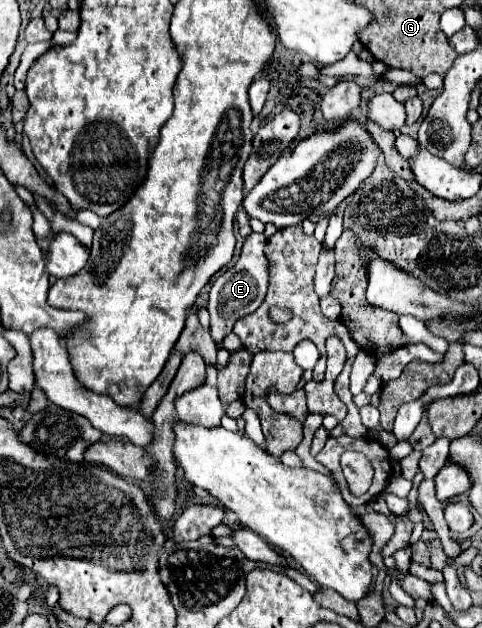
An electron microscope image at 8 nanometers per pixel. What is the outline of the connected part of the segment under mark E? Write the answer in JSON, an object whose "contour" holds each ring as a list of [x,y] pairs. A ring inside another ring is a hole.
{"contour":[[[251,233],[245,243],[239,261],[227,269],[221,277],[215,279],[211,291],[209,291],[209,315],[211,315],[211,337],[219,345],[231,331],[237,319],[253,313],[265,299],[267,293],[267,275],[269,275],[269,263],[263,255],[265,249],[265,235],[263,233]]]}

